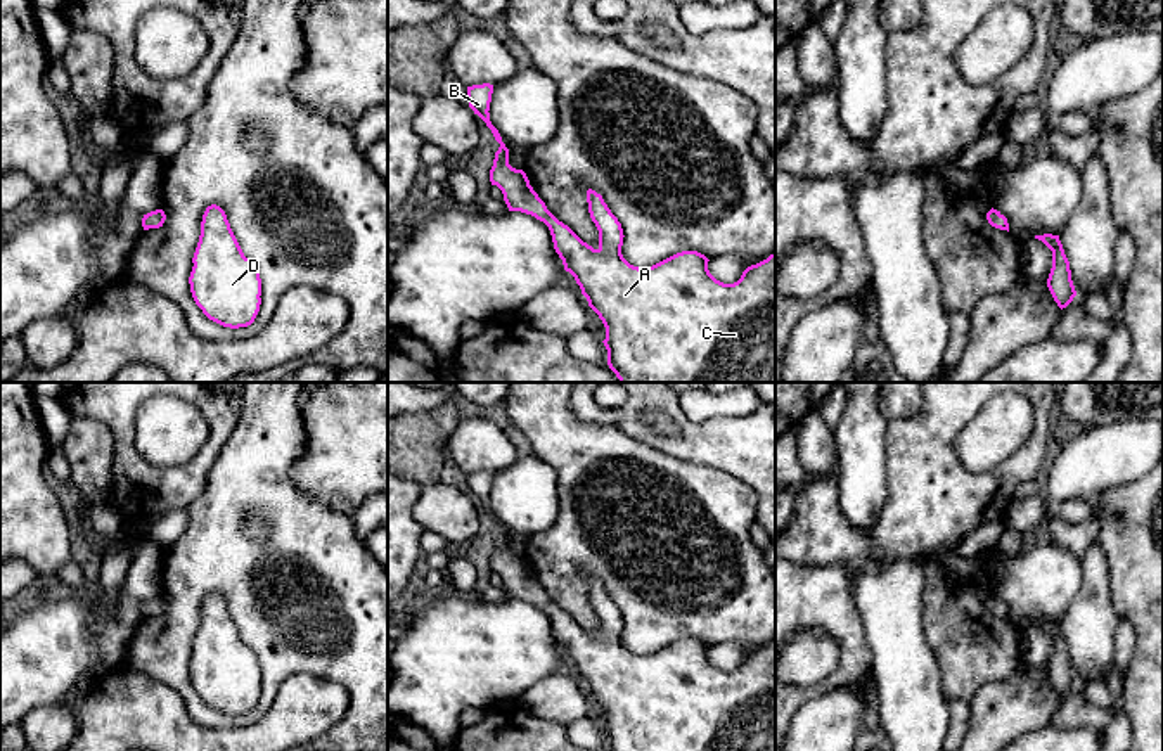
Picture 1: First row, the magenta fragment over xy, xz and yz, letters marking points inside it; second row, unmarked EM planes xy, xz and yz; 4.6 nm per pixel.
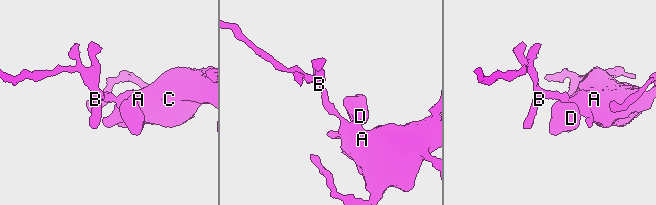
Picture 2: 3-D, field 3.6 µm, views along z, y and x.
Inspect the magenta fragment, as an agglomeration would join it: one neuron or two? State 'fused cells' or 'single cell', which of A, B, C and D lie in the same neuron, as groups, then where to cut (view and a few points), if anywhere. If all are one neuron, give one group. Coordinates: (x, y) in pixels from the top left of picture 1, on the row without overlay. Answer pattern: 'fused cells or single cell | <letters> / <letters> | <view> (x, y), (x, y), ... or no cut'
single cell | A B C D | no cut

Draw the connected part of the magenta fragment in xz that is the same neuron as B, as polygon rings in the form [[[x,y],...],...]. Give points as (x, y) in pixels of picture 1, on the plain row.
[[[493,472],[467,474],[469,495],[500,531],[490,557],[509,599],[521,599],[543,609],[554,637],[606,715],[607,751],[775,751],[775,640],[748,654],[734,671],[716,668],[708,645],[697,639],[677,640],[652,654],[630,652],[623,642],[623,616],[602,583],[587,578],[588,600],[599,618],[599,635],[583,630],[559,609],[530,573],[523,557],[509,552],[509,536],[490,509]]]

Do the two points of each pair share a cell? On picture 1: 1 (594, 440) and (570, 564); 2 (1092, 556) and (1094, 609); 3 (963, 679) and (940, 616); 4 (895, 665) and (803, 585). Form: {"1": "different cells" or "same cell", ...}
{"1": "same cell", "2": "same cell", "3": "same cell", "4": "different cells"}

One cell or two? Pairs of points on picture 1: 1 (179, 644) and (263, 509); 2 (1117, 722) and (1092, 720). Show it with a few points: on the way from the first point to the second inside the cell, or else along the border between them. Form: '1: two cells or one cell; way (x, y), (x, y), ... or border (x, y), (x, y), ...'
1: one cell; way (182, 611), (184, 589), (231, 542)
2: two cells; border (1111, 715), (1103, 731)

